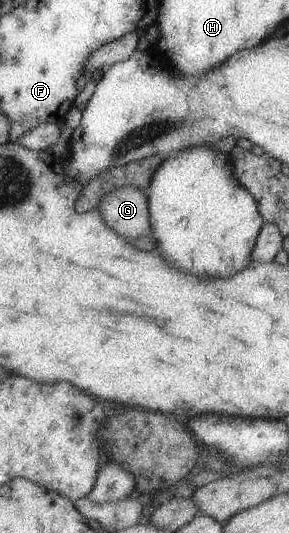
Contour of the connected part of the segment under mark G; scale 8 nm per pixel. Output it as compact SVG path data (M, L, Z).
M116 188L114 194L102 196L97 208L104 224L124 239L131 241L151 232L145 190Z

